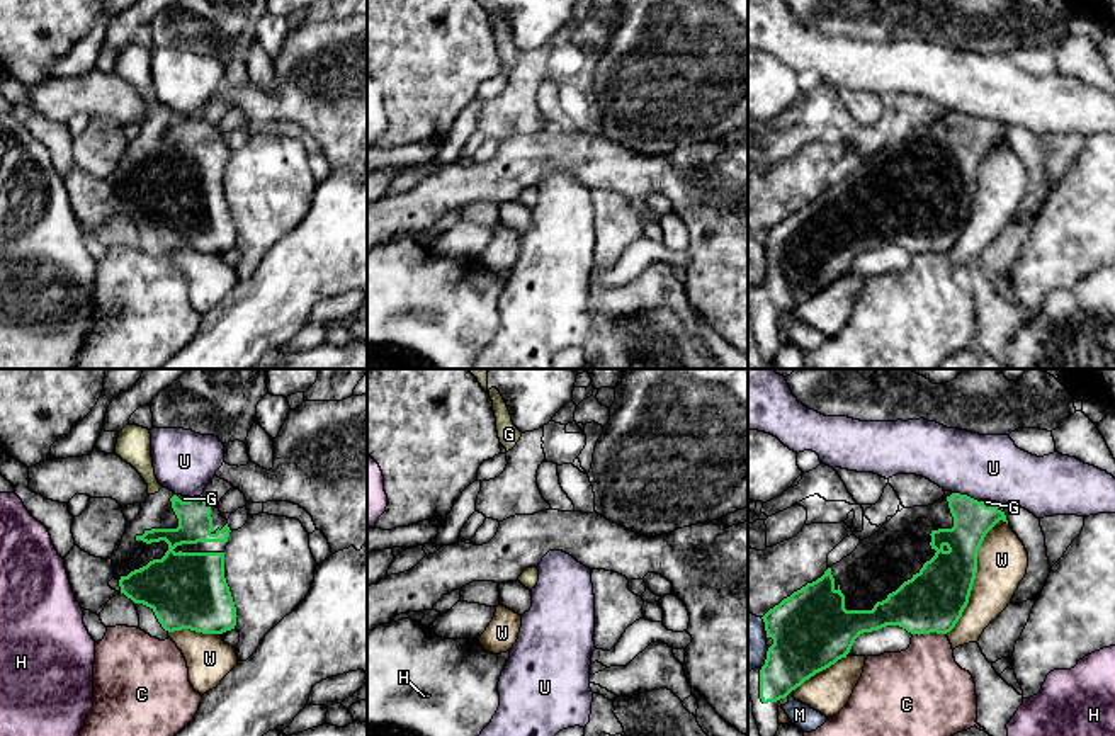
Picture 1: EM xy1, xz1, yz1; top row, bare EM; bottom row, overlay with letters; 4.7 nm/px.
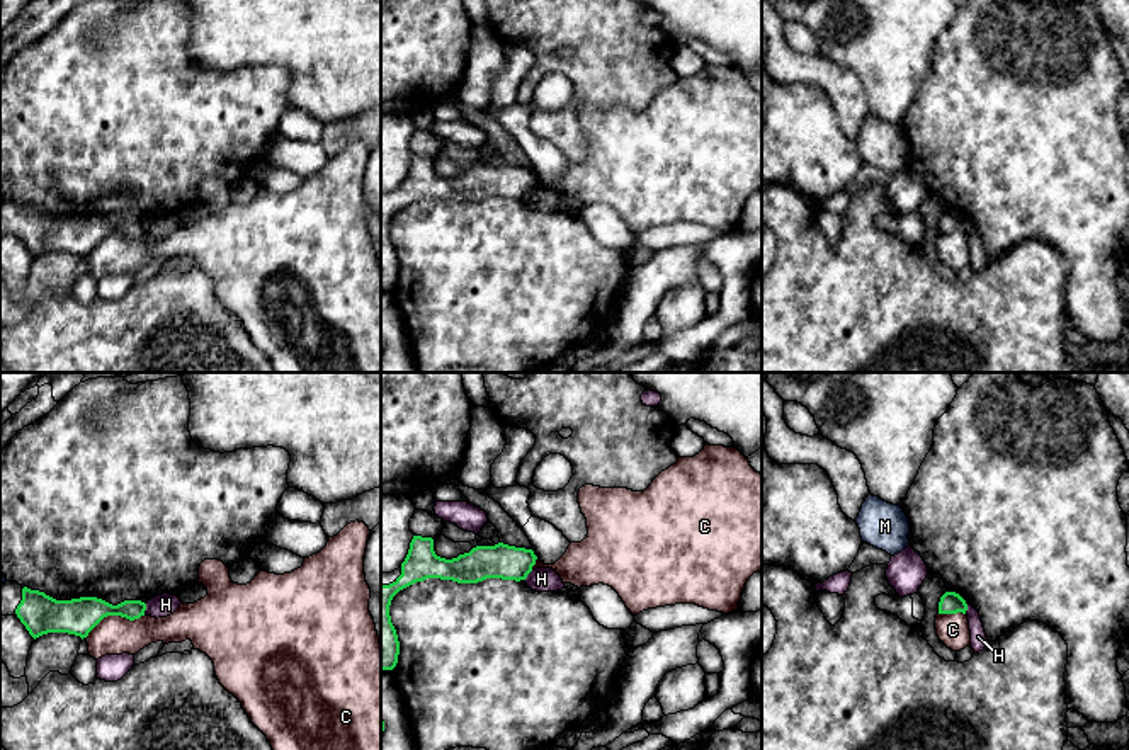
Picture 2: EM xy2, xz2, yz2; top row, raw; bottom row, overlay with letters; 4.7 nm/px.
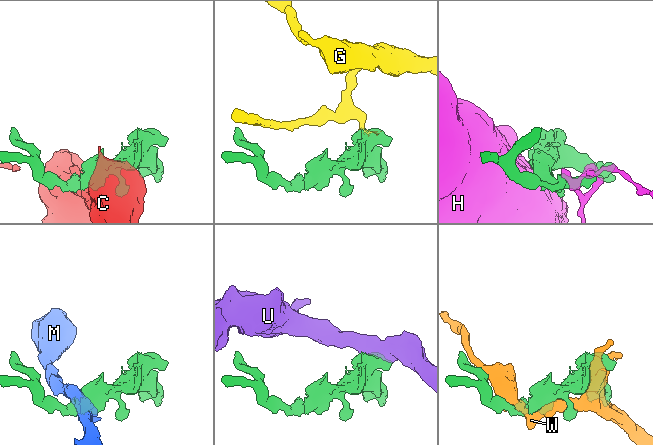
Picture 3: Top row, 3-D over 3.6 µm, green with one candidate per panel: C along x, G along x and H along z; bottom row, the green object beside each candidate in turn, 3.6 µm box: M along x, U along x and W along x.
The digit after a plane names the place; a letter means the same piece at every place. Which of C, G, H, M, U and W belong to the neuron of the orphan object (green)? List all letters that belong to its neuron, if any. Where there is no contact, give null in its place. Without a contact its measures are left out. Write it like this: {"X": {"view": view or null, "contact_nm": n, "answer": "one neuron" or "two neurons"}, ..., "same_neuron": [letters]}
{"C": {"view": "xy2", "contact_nm": 300, "answer": "two neurons"}, "G": {"view": "yz1", "contact_nm": 150, "answer": "one neuron"}, "H": {"view": "xy2", "contact_nm": 50, "answer": "two neurons"}, "M": {"view": "yz1", "contact_nm": 40, "answer": "two neurons"}, "U": {"view": "yz1", "contact_nm": 130, "answer": "two neurons"}, "W": {"view": "yz1", "contact_nm": 600, "answer": "two neurons"}, "same_neuron": ["G"]}

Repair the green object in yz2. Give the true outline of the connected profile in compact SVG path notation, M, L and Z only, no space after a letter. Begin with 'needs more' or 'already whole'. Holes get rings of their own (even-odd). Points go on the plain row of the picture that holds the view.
already whole | M945 211L939 221L939 233L966 233L967 223L966 219L956 211Z

